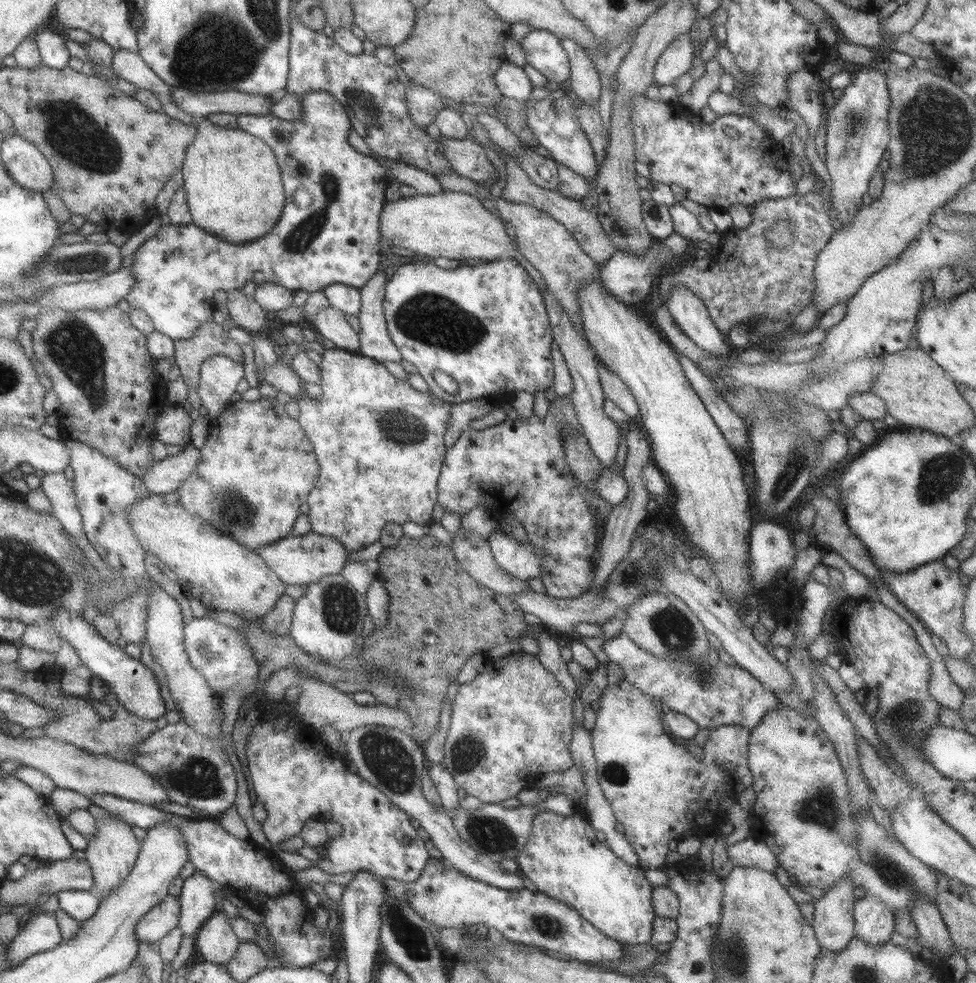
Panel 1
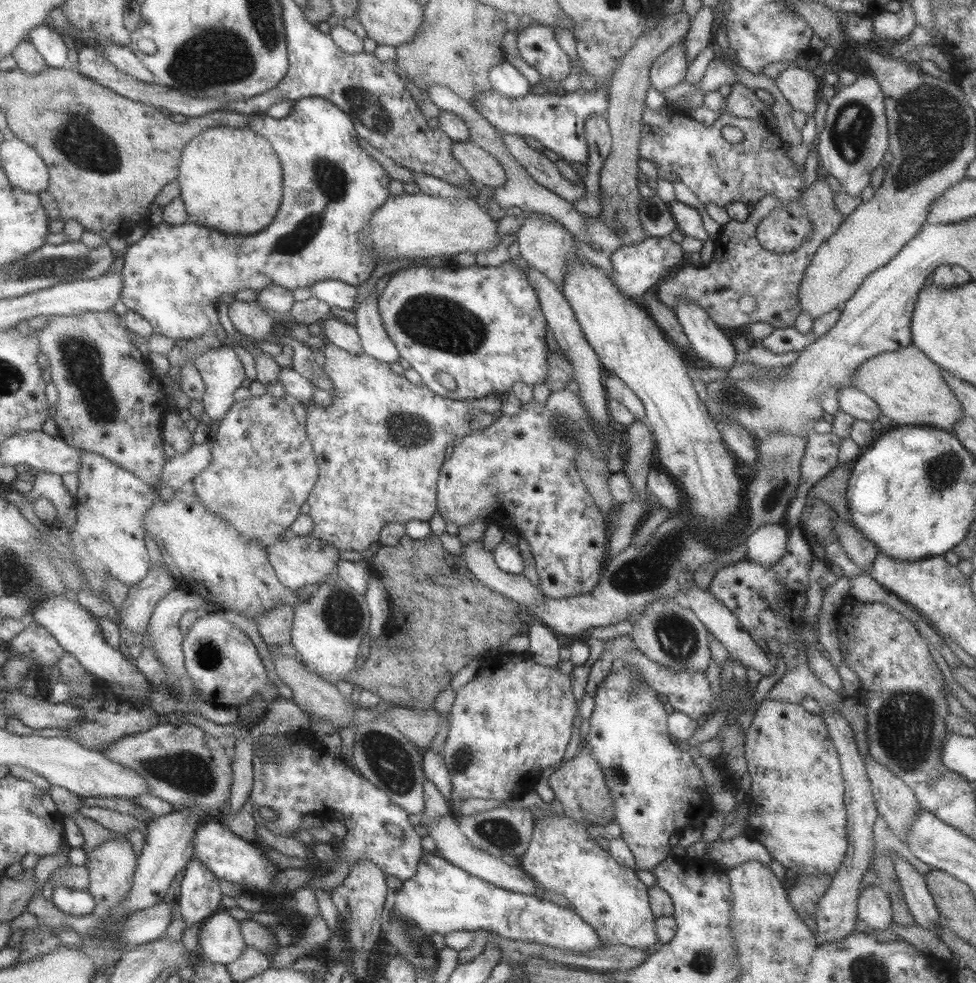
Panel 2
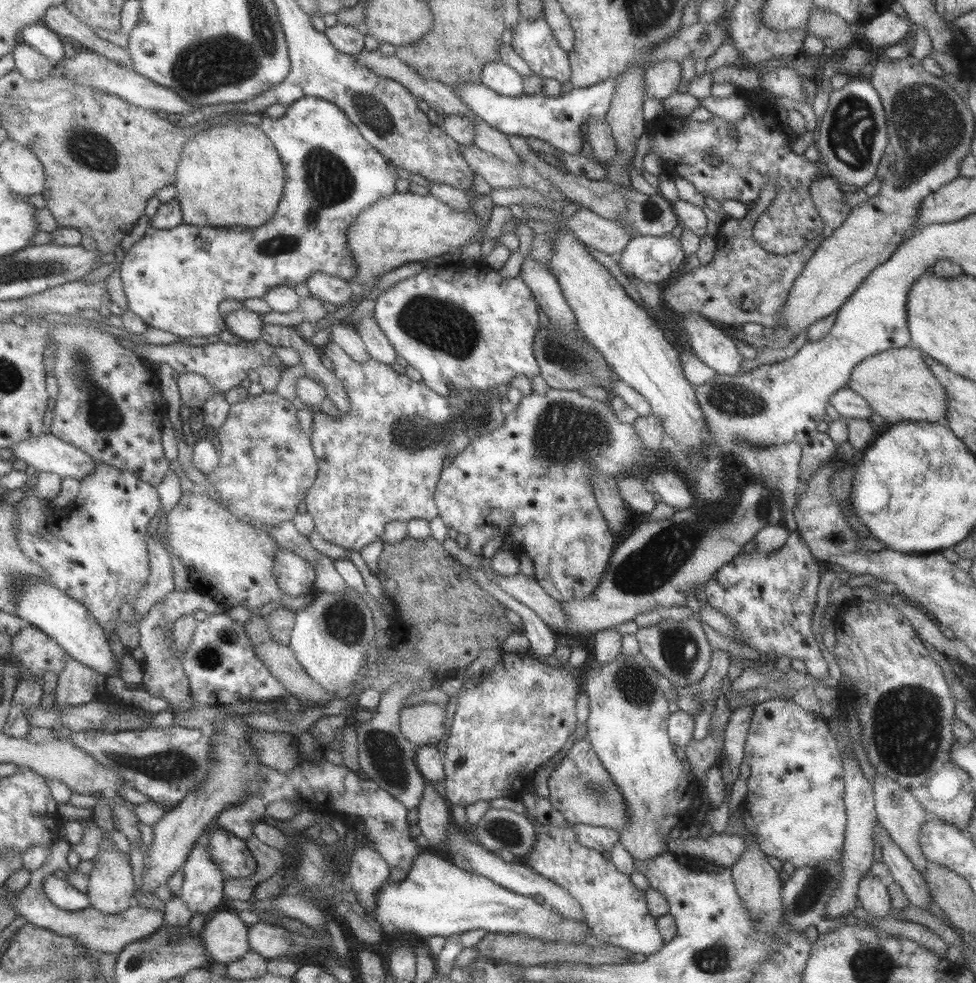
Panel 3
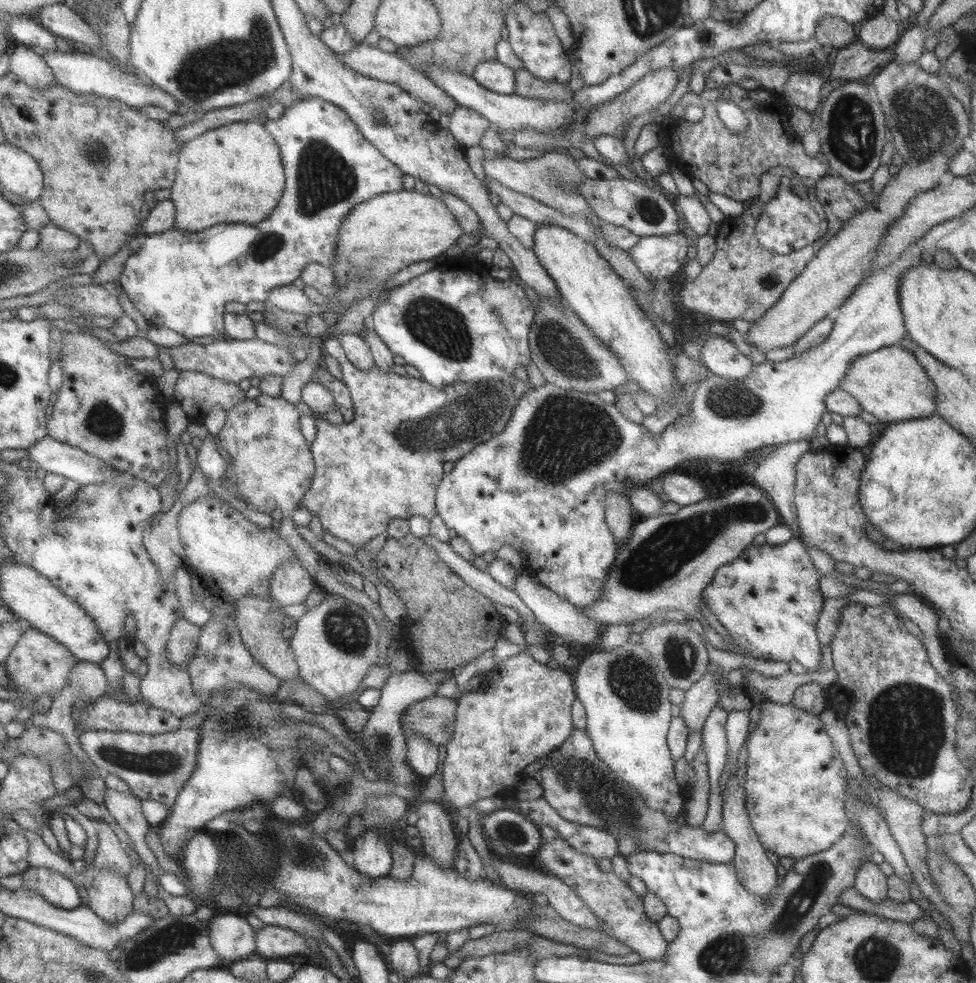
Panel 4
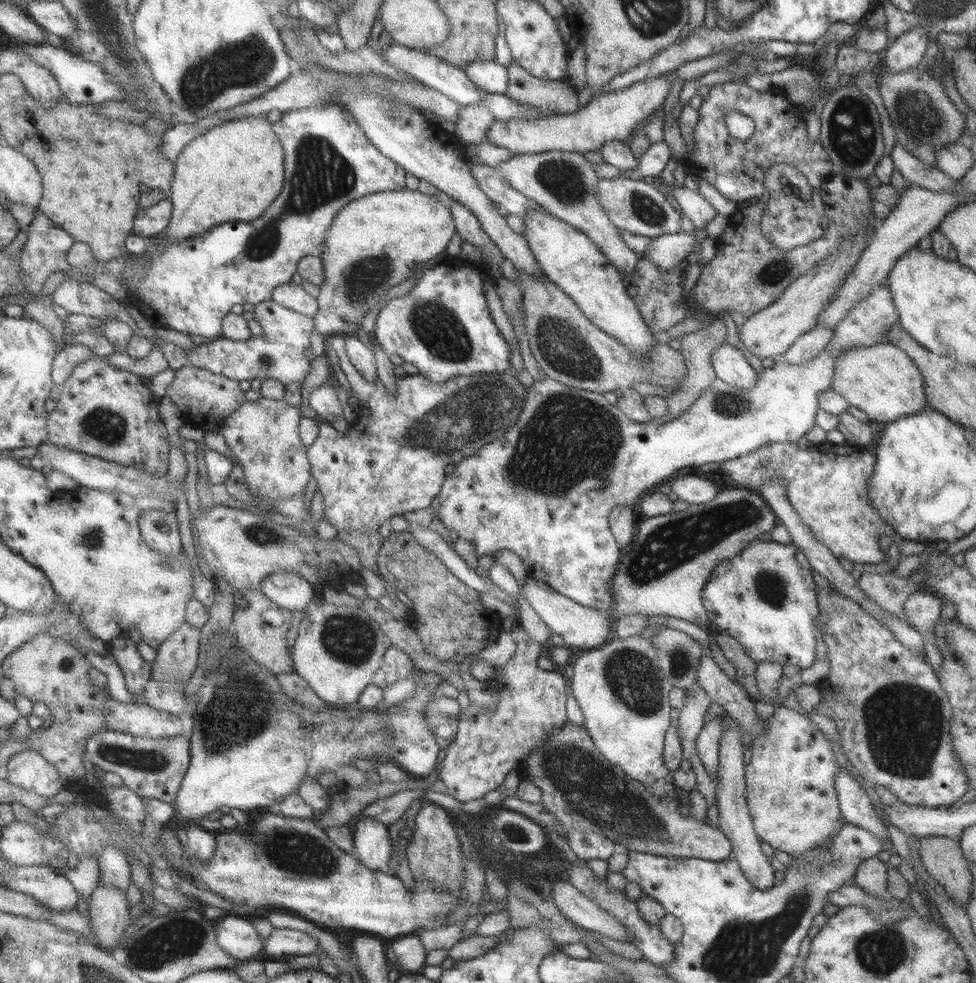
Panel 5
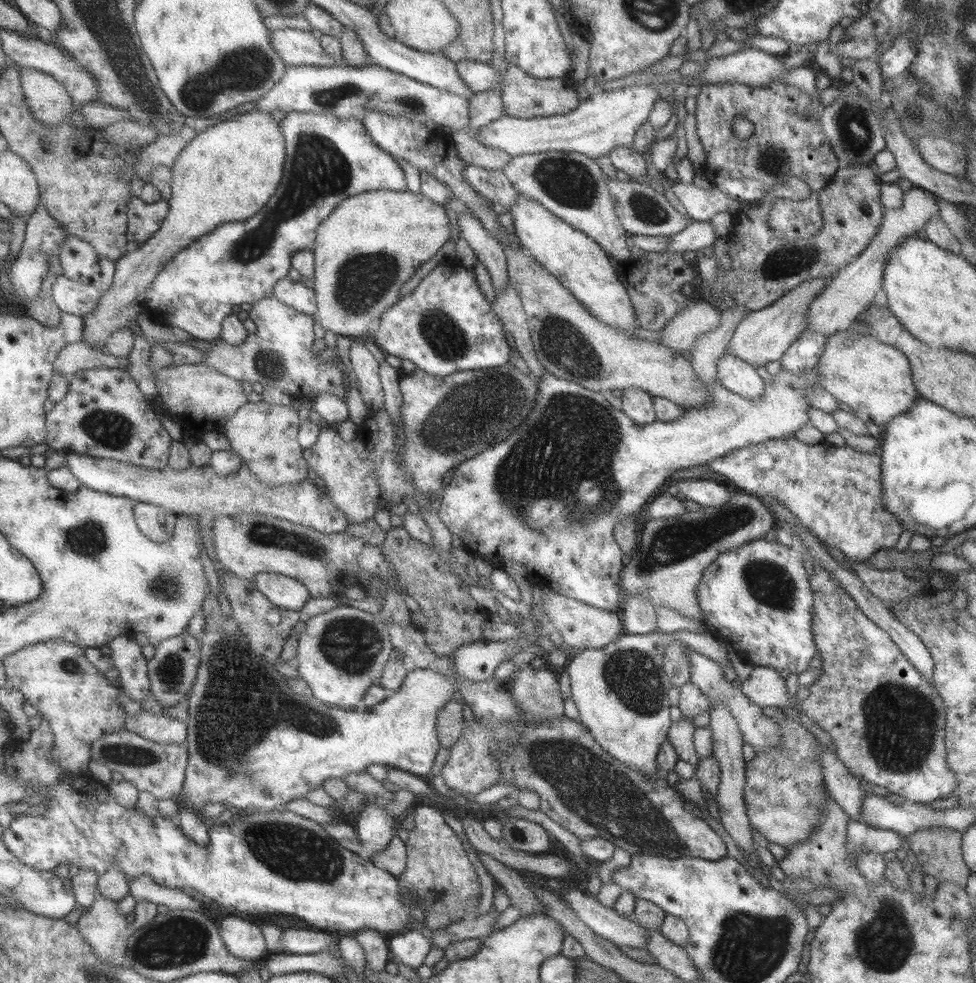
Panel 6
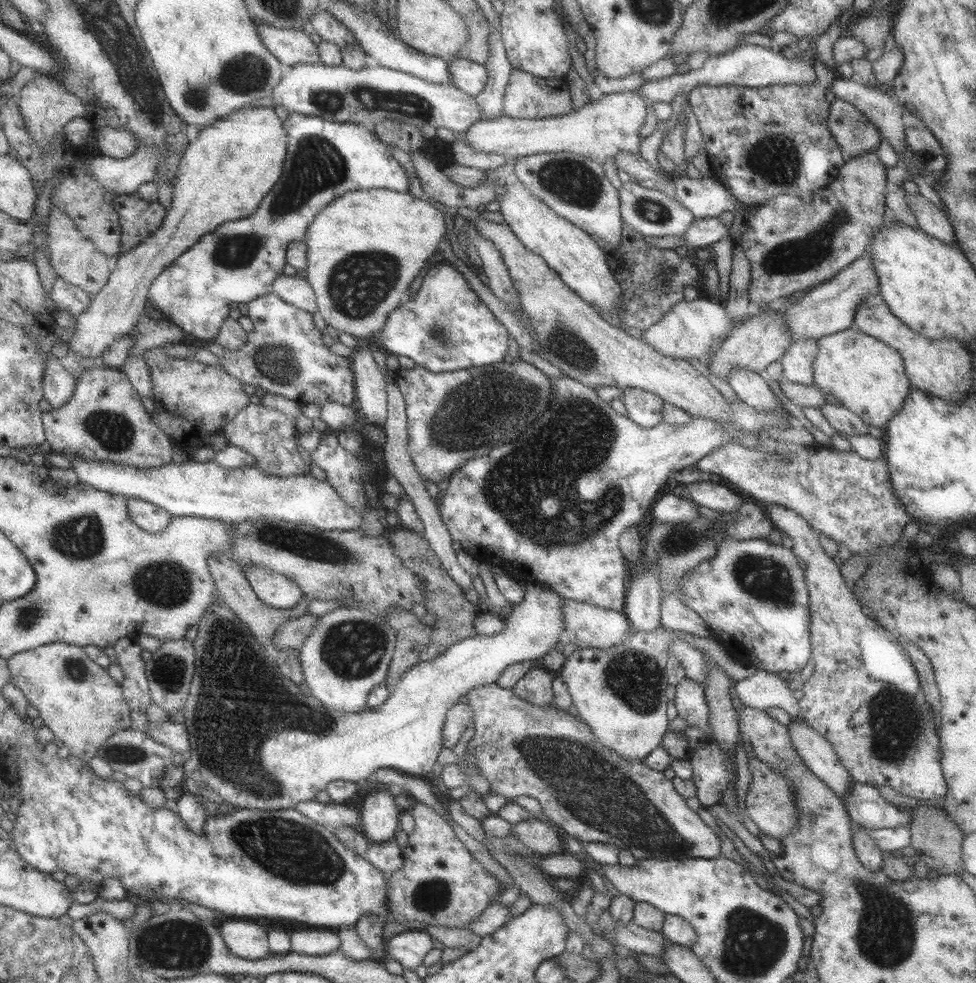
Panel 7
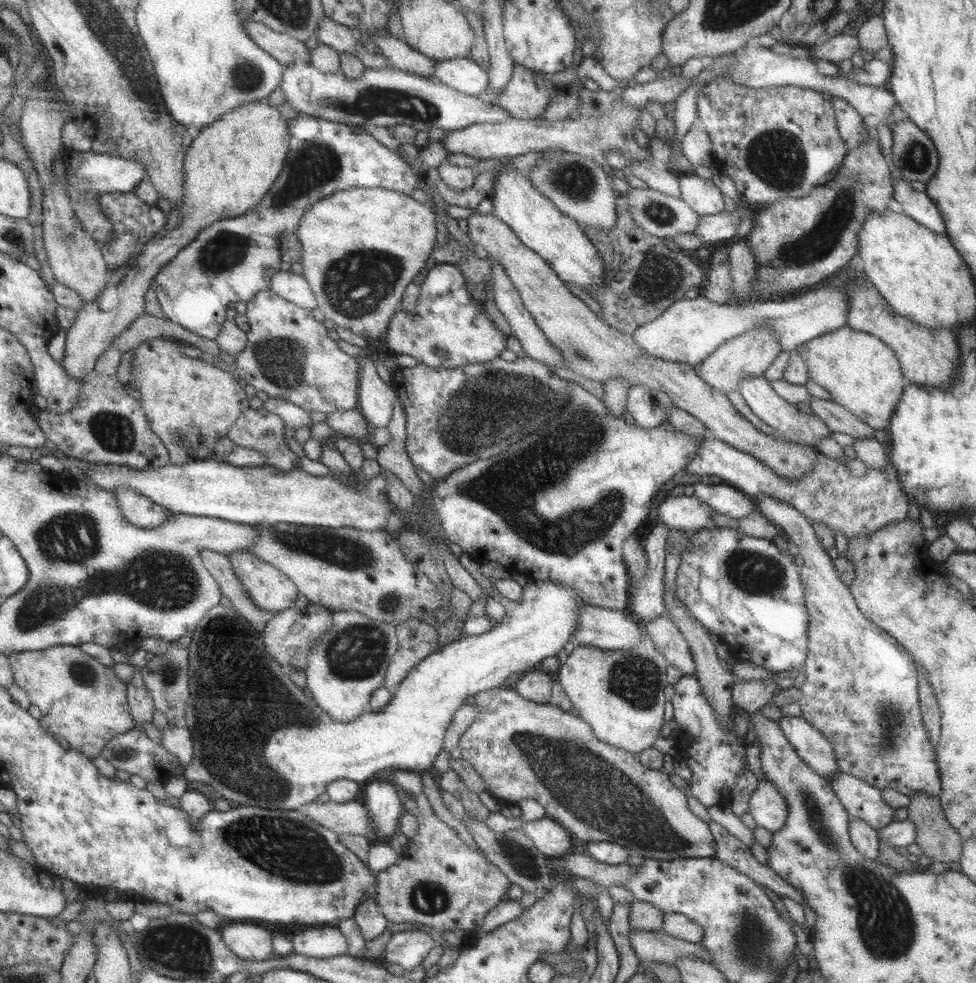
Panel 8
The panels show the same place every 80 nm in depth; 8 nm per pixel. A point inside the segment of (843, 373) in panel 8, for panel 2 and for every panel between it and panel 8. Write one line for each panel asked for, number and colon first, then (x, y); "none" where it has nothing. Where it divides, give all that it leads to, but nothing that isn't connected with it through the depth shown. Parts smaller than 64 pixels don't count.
2: (908, 388)
3: (897, 385)
4: (888, 383)
5: (879, 379)
6: (873, 379)
7: (864, 375)

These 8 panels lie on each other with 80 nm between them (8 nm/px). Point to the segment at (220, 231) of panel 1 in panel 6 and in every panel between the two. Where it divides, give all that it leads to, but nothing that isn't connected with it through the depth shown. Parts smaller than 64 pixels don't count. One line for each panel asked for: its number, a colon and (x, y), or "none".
2: (229, 179)
3: (230, 175)
4: (232, 174)
5: (228, 175)
6: (225, 173)

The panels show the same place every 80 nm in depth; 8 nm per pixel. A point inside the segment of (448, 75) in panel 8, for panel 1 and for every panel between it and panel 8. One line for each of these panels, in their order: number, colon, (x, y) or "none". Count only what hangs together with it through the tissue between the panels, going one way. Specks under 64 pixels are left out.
1: (511, 81)
2: (504, 78)
3: (501, 78)
4: (492, 75)
5: (489, 76)
6: (477, 76)
7: (470, 77)

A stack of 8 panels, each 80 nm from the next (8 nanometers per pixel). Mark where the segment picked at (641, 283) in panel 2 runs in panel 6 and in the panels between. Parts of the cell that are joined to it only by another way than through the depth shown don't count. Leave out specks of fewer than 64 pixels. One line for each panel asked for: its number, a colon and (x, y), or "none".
3: (649, 258)
4: (656, 257)
5: (665, 251)
6: (698, 234)

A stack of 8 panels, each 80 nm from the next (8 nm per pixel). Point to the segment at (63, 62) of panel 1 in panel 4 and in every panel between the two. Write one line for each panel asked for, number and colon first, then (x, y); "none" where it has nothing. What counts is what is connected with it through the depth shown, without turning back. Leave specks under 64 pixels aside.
2: (49, 43)
3: (48, 43)
4: (26, 31)

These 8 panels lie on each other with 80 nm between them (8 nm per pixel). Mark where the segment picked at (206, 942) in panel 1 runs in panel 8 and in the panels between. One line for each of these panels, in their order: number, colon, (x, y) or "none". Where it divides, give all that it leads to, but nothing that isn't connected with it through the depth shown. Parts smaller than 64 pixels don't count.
2: (220, 940)
3: (225, 935)
4: (231, 936)
5: (236, 935)
6: (243, 938)
7: (247, 939)
8: (250, 942)

